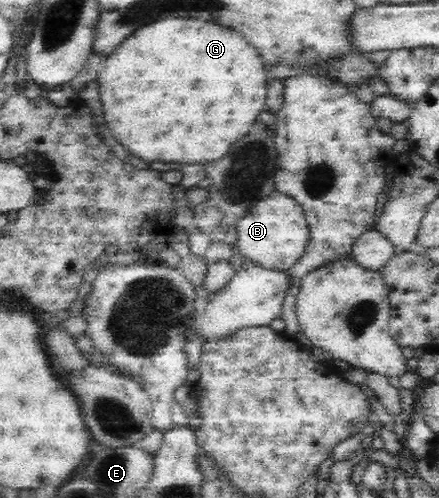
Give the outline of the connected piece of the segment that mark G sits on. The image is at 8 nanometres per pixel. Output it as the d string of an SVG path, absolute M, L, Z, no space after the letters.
M170 16L157 22L143 26L134 33L127 42L123 41L121 46L115 48L111 58L107 58L102 64L103 74L98 73L101 80L101 94L105 104L105 120L109 122L117 142L127 146L135 156L147 158L147 160L163 160L163 162L183 162L183 164L209 164L215 160L221 160L229 154L235 142L243 140L247 134L251 134L255 120L265 112L265 100L269 92L269 74L265 68L265 56L259 54L255 45L245 40L235 28L228 27L218 22L207 22L202 18L191 18L191 16Z

